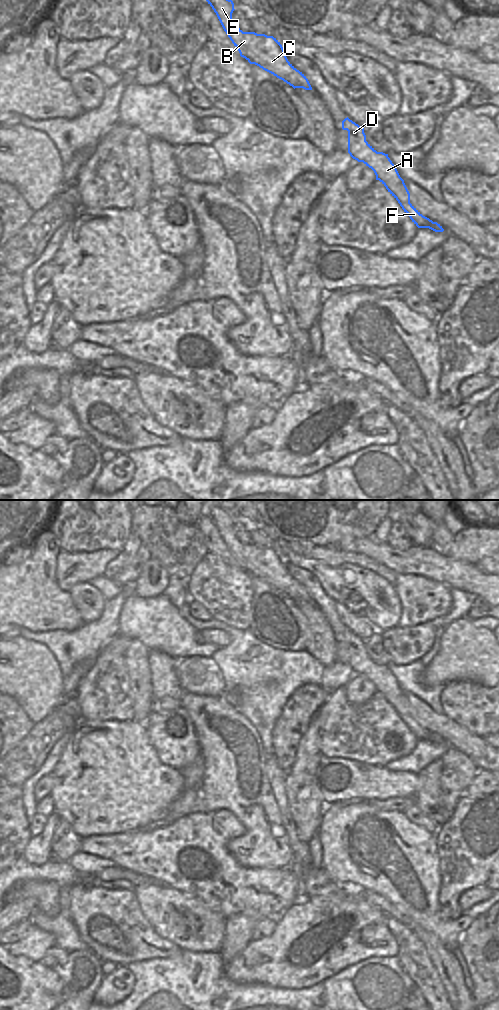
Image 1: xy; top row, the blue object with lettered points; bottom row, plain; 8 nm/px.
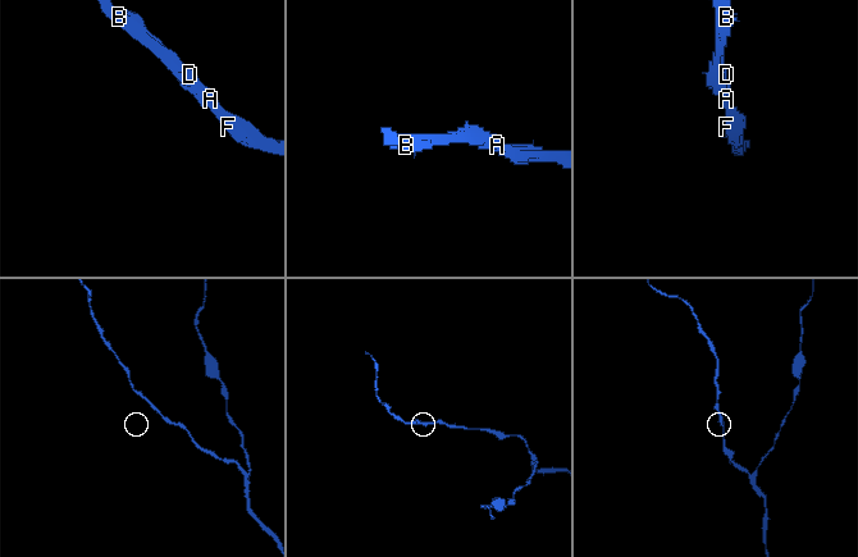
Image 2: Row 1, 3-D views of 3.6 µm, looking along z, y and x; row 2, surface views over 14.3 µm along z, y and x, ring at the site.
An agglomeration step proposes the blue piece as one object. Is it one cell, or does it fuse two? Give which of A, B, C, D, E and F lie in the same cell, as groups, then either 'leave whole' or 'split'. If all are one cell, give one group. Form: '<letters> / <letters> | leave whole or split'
A B C D E F | leave whole

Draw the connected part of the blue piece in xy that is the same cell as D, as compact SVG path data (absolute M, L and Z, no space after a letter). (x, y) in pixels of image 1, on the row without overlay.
M348 629L342 633L342 641L348 643L348 665L358 674L371 680L388 704L398 713L404 724L418 740L429 740L435 744L444 741L437 734L423 728L411 715L410 705L388 666L377 664L367 653L364 640Z

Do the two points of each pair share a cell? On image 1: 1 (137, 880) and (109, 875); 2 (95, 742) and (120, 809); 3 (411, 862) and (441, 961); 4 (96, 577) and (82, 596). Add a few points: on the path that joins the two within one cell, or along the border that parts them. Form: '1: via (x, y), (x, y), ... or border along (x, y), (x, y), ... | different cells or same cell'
1: via (130, 876), (116, 875) | same cell
2: via (101, 759), (109, 771), (109, 779), (120, 792) | same cell
3: border along (414, 921), (430, 932), (450, 951) | different cells
4: border along (69, 591), (81, 582), (88, 582), (106, 599) | different cells

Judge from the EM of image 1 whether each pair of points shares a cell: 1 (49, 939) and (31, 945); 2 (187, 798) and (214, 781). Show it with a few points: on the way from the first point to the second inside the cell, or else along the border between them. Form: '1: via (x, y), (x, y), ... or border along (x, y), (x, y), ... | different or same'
1: via (45, 940), (40, 940), (35, 944) | same
2: border along (204, 767), (202, 788), (198, 800), (191, 811) | different

